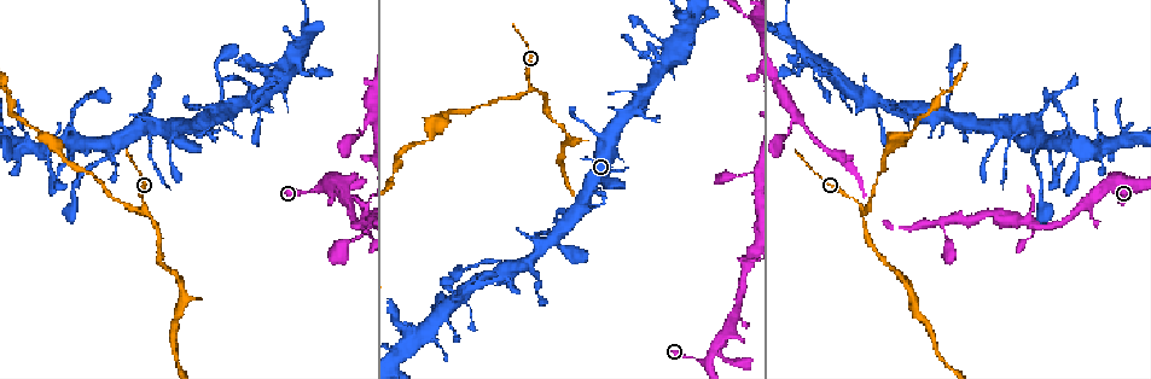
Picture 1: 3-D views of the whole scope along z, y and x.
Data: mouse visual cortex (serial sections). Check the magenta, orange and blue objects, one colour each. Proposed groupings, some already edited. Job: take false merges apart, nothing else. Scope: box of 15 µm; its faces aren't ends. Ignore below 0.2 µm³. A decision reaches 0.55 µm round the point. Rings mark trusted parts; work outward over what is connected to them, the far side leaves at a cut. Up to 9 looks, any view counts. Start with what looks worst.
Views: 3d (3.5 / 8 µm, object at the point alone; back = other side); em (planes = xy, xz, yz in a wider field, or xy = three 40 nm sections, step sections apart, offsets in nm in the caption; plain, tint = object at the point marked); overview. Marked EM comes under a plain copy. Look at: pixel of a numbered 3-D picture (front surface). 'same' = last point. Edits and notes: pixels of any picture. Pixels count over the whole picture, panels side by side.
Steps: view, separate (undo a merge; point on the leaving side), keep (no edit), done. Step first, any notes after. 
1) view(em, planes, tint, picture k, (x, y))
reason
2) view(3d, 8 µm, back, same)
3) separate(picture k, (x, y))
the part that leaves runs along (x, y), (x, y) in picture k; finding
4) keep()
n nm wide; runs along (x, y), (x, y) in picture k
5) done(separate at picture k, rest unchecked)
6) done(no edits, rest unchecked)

view(3d, 3.5 µm, picture 1, (862, 209))
arms part here

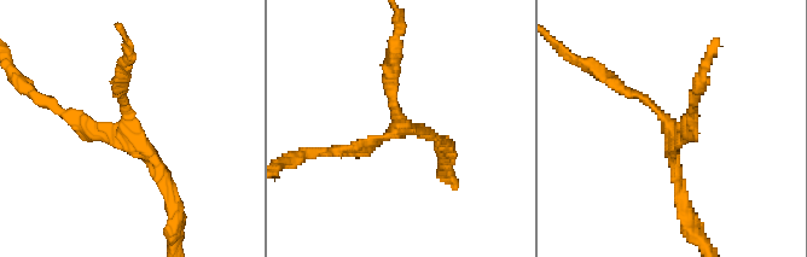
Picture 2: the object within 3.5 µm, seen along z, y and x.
keep()
runs along (392, 69), (395, 130), (329, 152) in picture 2; one cell here

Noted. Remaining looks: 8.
view(3d, 3.5 µm, picture 1, (431, 123))
abrupt turn

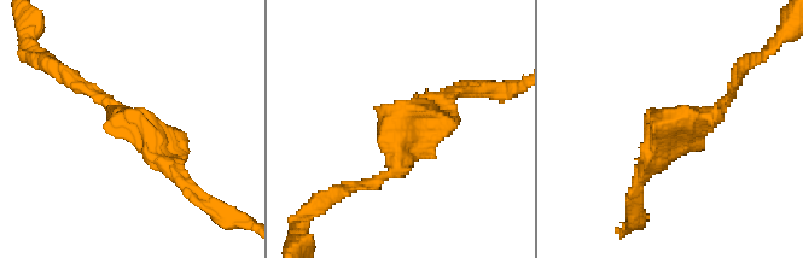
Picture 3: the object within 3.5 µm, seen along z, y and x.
view(em, xy, step 3, tint, picture 3, (397, 128))

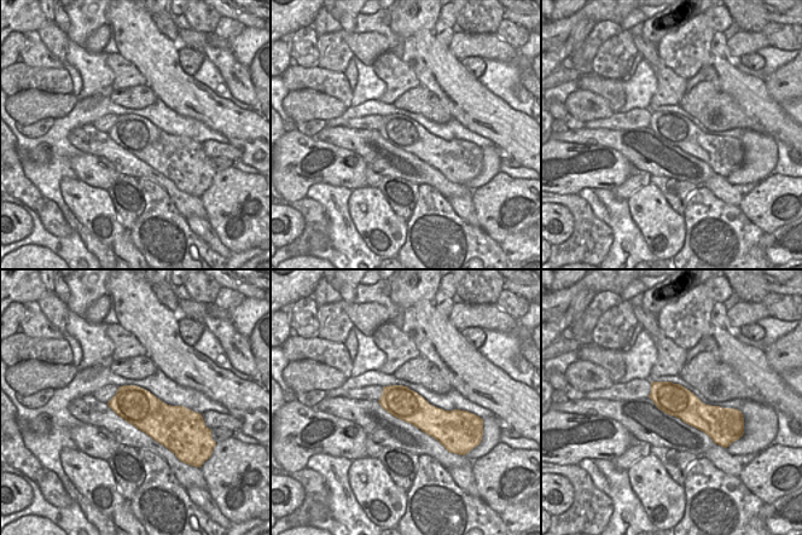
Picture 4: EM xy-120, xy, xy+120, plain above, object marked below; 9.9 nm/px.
keep()
arms of 150, 250 nm; runs along (641, 176), (673, 121), (731, 94) in picture 3; all the same cell

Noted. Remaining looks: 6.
view(3d, 3.5 µm, picture 1, (119, 148))
three-way junction

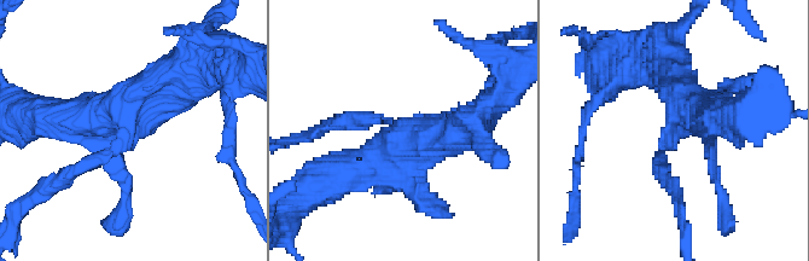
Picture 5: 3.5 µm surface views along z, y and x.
view(em, xy, step 3, tint, picture 5, (132, 127))
need the tissue

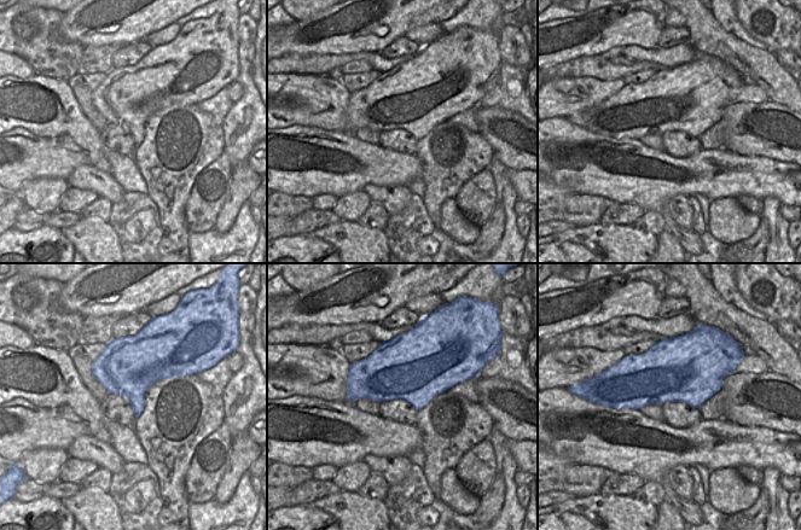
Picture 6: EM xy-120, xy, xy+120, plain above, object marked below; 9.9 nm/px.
view(em, xy, step 1, tint, same)
another direction

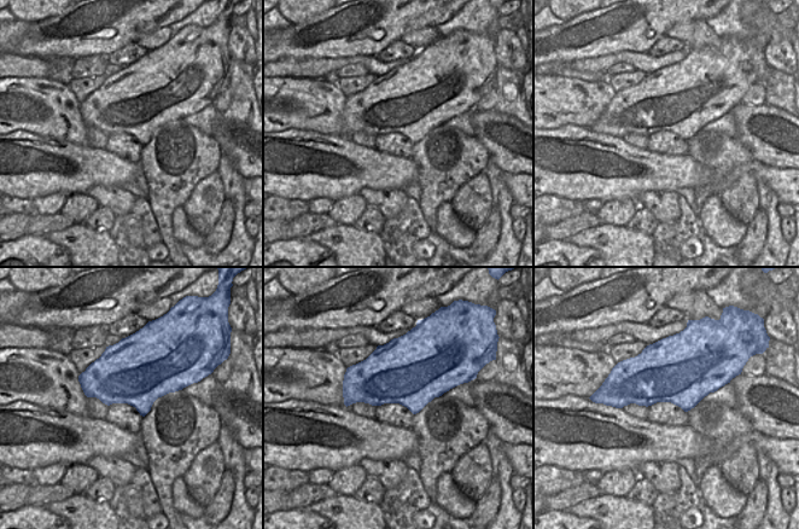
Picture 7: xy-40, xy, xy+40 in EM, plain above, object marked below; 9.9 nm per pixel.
keep()
continuous, no second cell

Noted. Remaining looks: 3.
view(3d, 3.5 µm, back, picture 1, (12, 134))
sudden change in width

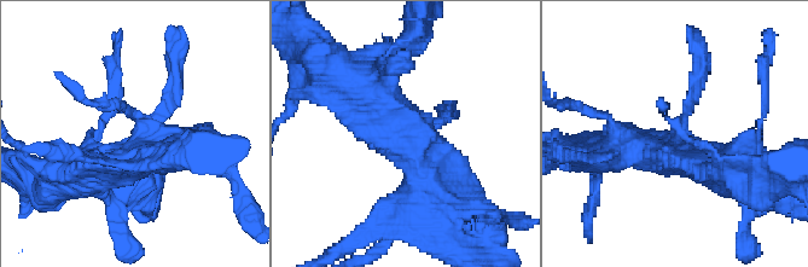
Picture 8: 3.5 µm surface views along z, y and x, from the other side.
view(em, planes, tint, picture 8, (679, 145))

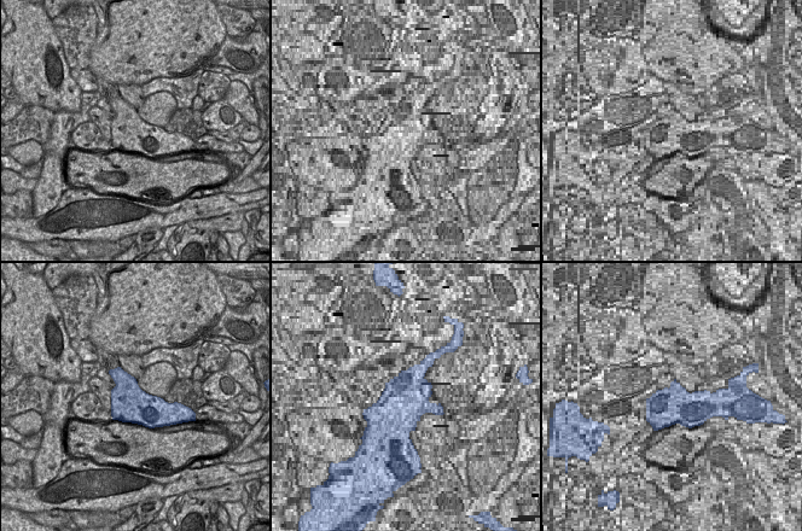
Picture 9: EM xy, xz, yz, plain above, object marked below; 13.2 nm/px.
view(em, xy, step 1, tint, same)

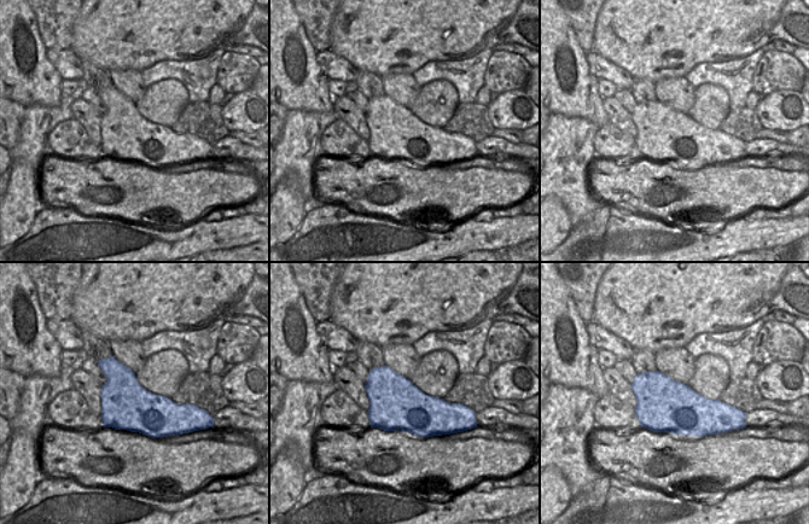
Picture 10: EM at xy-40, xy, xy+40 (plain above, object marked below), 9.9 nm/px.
keep()
runs along (355, 81), (419, 131), (416, 204) in picture 8; continuous, no second cell

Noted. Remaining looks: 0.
done(no edits, rest unchecked)

